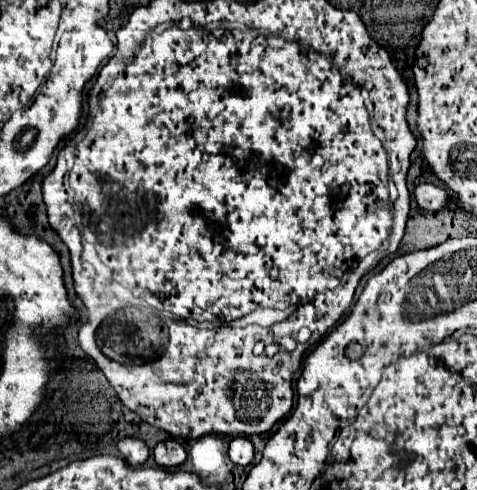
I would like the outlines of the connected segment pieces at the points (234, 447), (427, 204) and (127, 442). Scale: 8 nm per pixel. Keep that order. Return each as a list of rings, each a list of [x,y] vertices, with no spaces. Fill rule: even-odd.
[[[235,437],[229,445],[229,459],[237,465],[249,465],[253,461],[253,445],[247,437]]]
[[[429,183],[417,185],[415,191],[413,191],[413,195],[415,195],[417,205],[421,209],[425,209],[425,211],[439,211],[439,209],[445,207],[445,203],[449,199],[449,195],[447,195],[445,189],[437,187],[437,185],[429,185]]]
[[[127,437],[127,439],[121,439],[117,443],[123,459],[131,465],[131,467],[137,467],[137,465],[143,465],[149,457],[149,449],[147,445],[141,441],[141,439],[133,439],[133,437]]]

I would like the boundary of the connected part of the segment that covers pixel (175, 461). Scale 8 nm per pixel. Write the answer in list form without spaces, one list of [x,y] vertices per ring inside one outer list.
[[[167,439],[167,441],[157,443],[157,447],[153,449],[153,457],[159,467],[169,469],[169,467],[181,465],[187,459],[187,453],[175,439]]]

